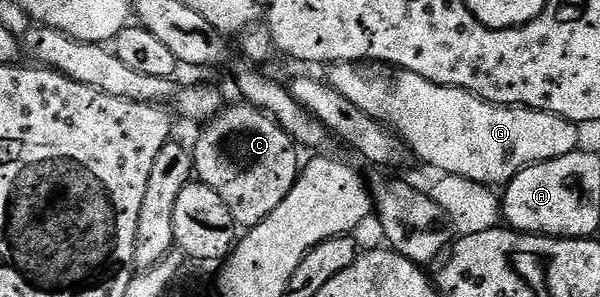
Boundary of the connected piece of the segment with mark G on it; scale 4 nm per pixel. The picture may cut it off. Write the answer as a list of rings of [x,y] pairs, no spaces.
[[[358,62],[345,64],[328,64],[324,68],[324,79],[332,85],[356,110],[364,110],[368,118],[379,120],[380,123],[389,126],[397,135],[406,142],[407,149],[414,152],[426,164],[439,168],[439,173],[447,176],[459,176],[460,178],[472,178],[472,182],[489,184],[491,186],[505,186],[511,178],[520,170],[524,170],[529,164],[539,164],[552,158],[564,158],[564,154],[572,154],[579,151],[578,132],[579,125],[565,120],[551,112],[538,112],[534,108],[521,106],[507,106],[504,104],[490,104],[481,100],[479,96],[473,96],[471,92],[463,88],[449,88],[428,82],[420,78],[420,74],[399,71],[398,81],[393,84],[382,76],[373,72],[373,67],[363,66]]]

